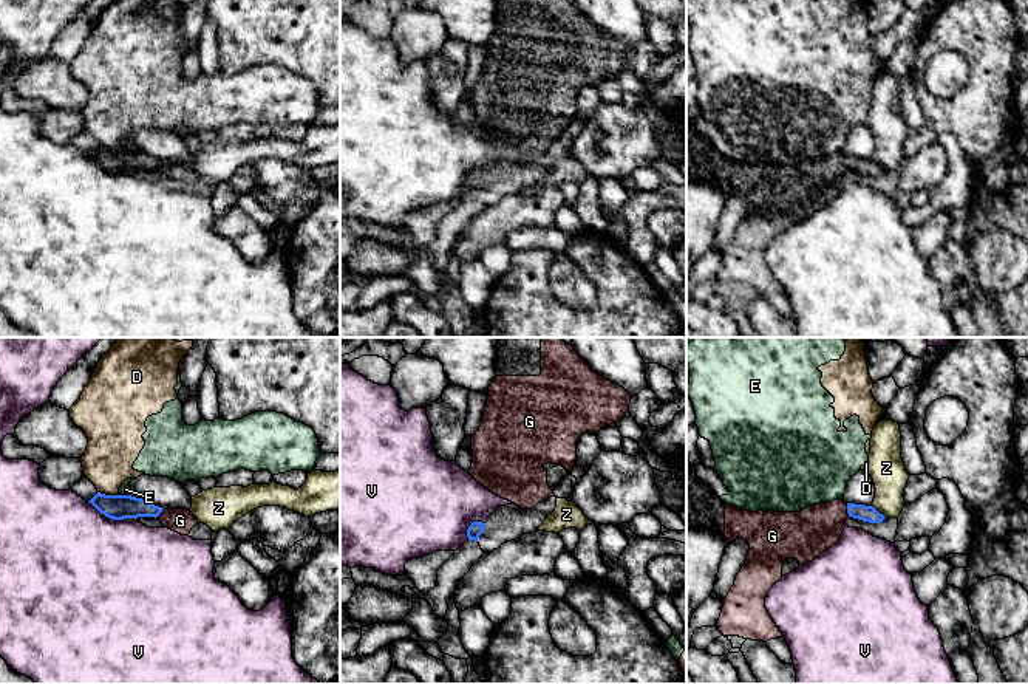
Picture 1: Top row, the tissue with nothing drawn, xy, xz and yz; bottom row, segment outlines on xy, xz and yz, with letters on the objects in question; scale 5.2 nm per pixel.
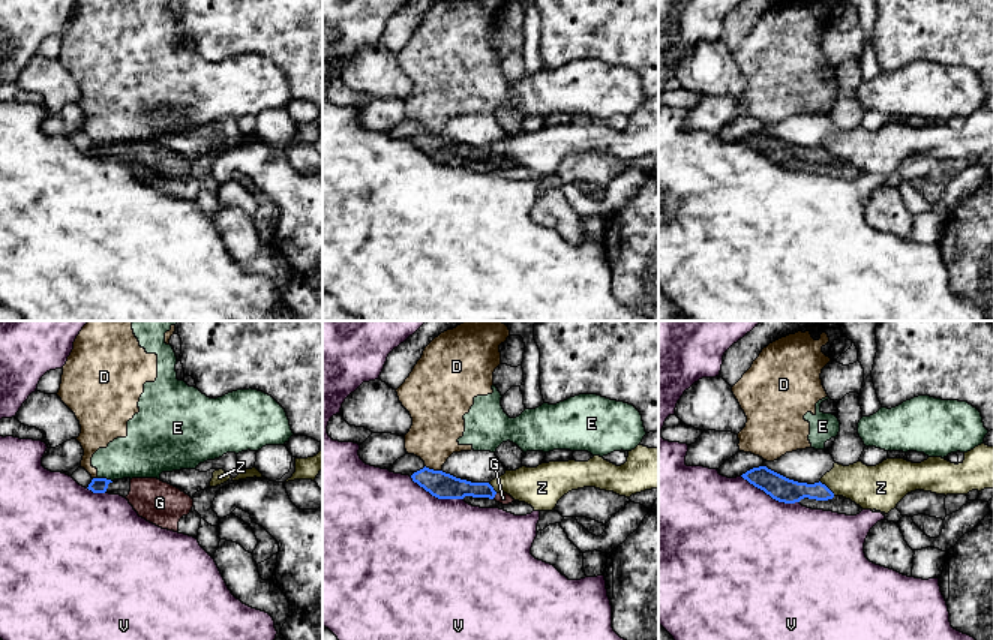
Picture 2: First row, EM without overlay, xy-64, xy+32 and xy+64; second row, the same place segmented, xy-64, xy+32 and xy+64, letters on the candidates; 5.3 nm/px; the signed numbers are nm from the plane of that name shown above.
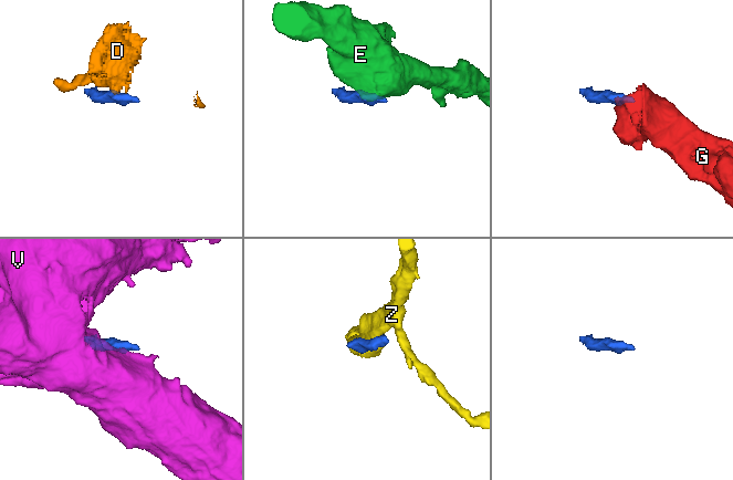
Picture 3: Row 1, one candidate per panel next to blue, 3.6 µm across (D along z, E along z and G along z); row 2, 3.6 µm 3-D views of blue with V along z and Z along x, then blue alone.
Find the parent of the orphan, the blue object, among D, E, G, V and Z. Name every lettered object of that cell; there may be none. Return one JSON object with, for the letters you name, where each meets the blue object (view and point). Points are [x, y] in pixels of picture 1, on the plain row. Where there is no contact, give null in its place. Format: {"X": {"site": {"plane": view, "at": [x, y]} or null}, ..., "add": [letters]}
{"G": {"site": {"plane": "yz", "at": [847, 163]}}, "add": ["G"]}

